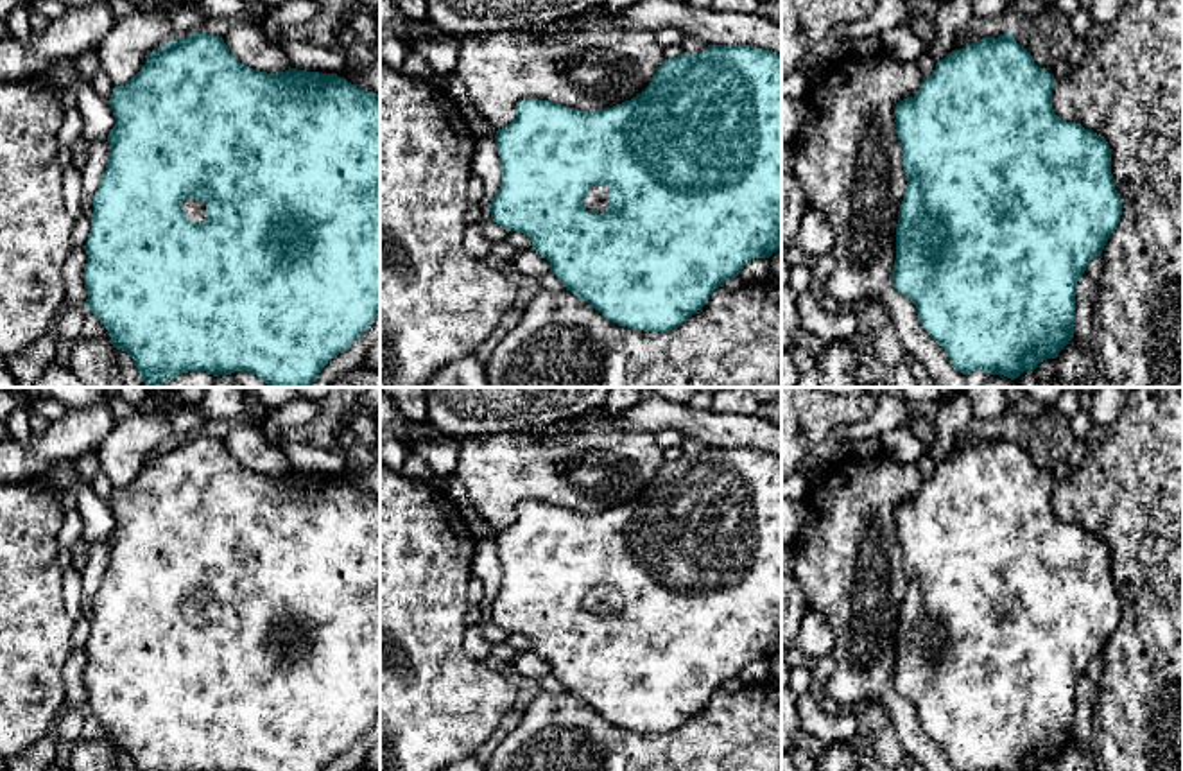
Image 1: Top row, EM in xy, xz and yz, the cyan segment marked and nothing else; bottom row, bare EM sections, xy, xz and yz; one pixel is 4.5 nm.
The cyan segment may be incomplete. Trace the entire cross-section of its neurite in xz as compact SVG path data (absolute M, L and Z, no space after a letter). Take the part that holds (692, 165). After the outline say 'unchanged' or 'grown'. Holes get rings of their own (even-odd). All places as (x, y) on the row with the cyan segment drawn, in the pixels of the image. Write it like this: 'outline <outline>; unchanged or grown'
outline M708 45L699 54L683 52L665 59L649 86L635 99L597 111L565 108L557 102L523 99L516 118L497 131L502 183L489 203L491 217L507 231L532 240L532 251L550 262L557 280L599 310L606 319L631 330L669 332L701 310L713 290L755 258L781 251L781 54L749 45Z; grown

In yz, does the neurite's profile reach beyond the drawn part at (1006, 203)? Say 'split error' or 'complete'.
complete

